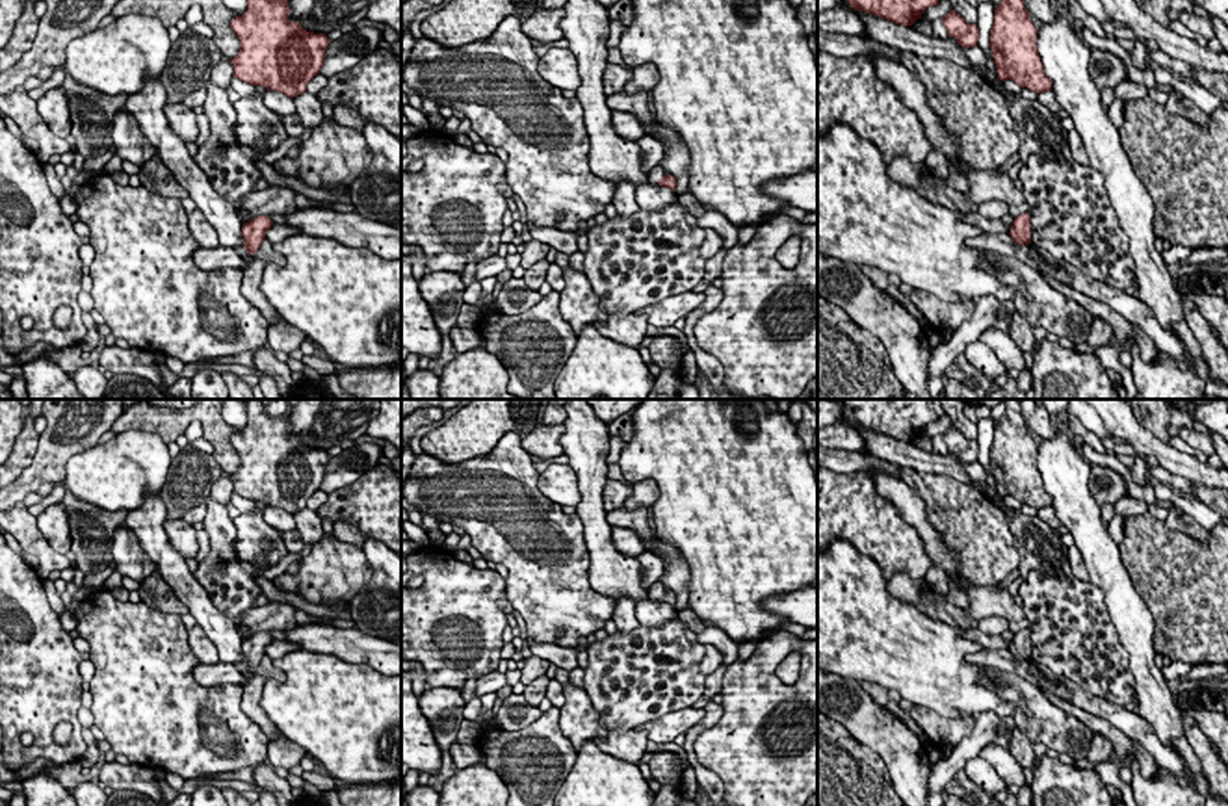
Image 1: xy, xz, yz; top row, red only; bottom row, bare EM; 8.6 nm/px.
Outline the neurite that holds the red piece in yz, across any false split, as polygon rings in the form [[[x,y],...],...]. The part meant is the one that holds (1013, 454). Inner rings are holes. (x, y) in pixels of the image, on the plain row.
[[[1005,399],[1005,414],[994,425],[990,446],[996,488],[1001,498],[1014,496],[1020,503],[1039,511],[1052,507],[1052,496],[1044,490],[1037,449],[1022,416],[1022,401]]]

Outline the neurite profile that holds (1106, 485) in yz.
[[[1091,464],[1089,490],[1094,501],[1102,507],[1117,503],[1128,492],[1126,481],[1120,474],[1107,466]]]

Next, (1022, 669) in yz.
[[[983,648],[981,652],[966,654],[964,659],[972,665],[994,667],[1005,672],[1016,672],[1020,678],[1027,680],[1029,683],[1046,689],[1052,695],[1059,696],[1061,700],[1072,704],[1070,691],[1065,685],[1052,683],[1044,672],[1035,672],[1029,661],[1005,659],[994,648]]]

